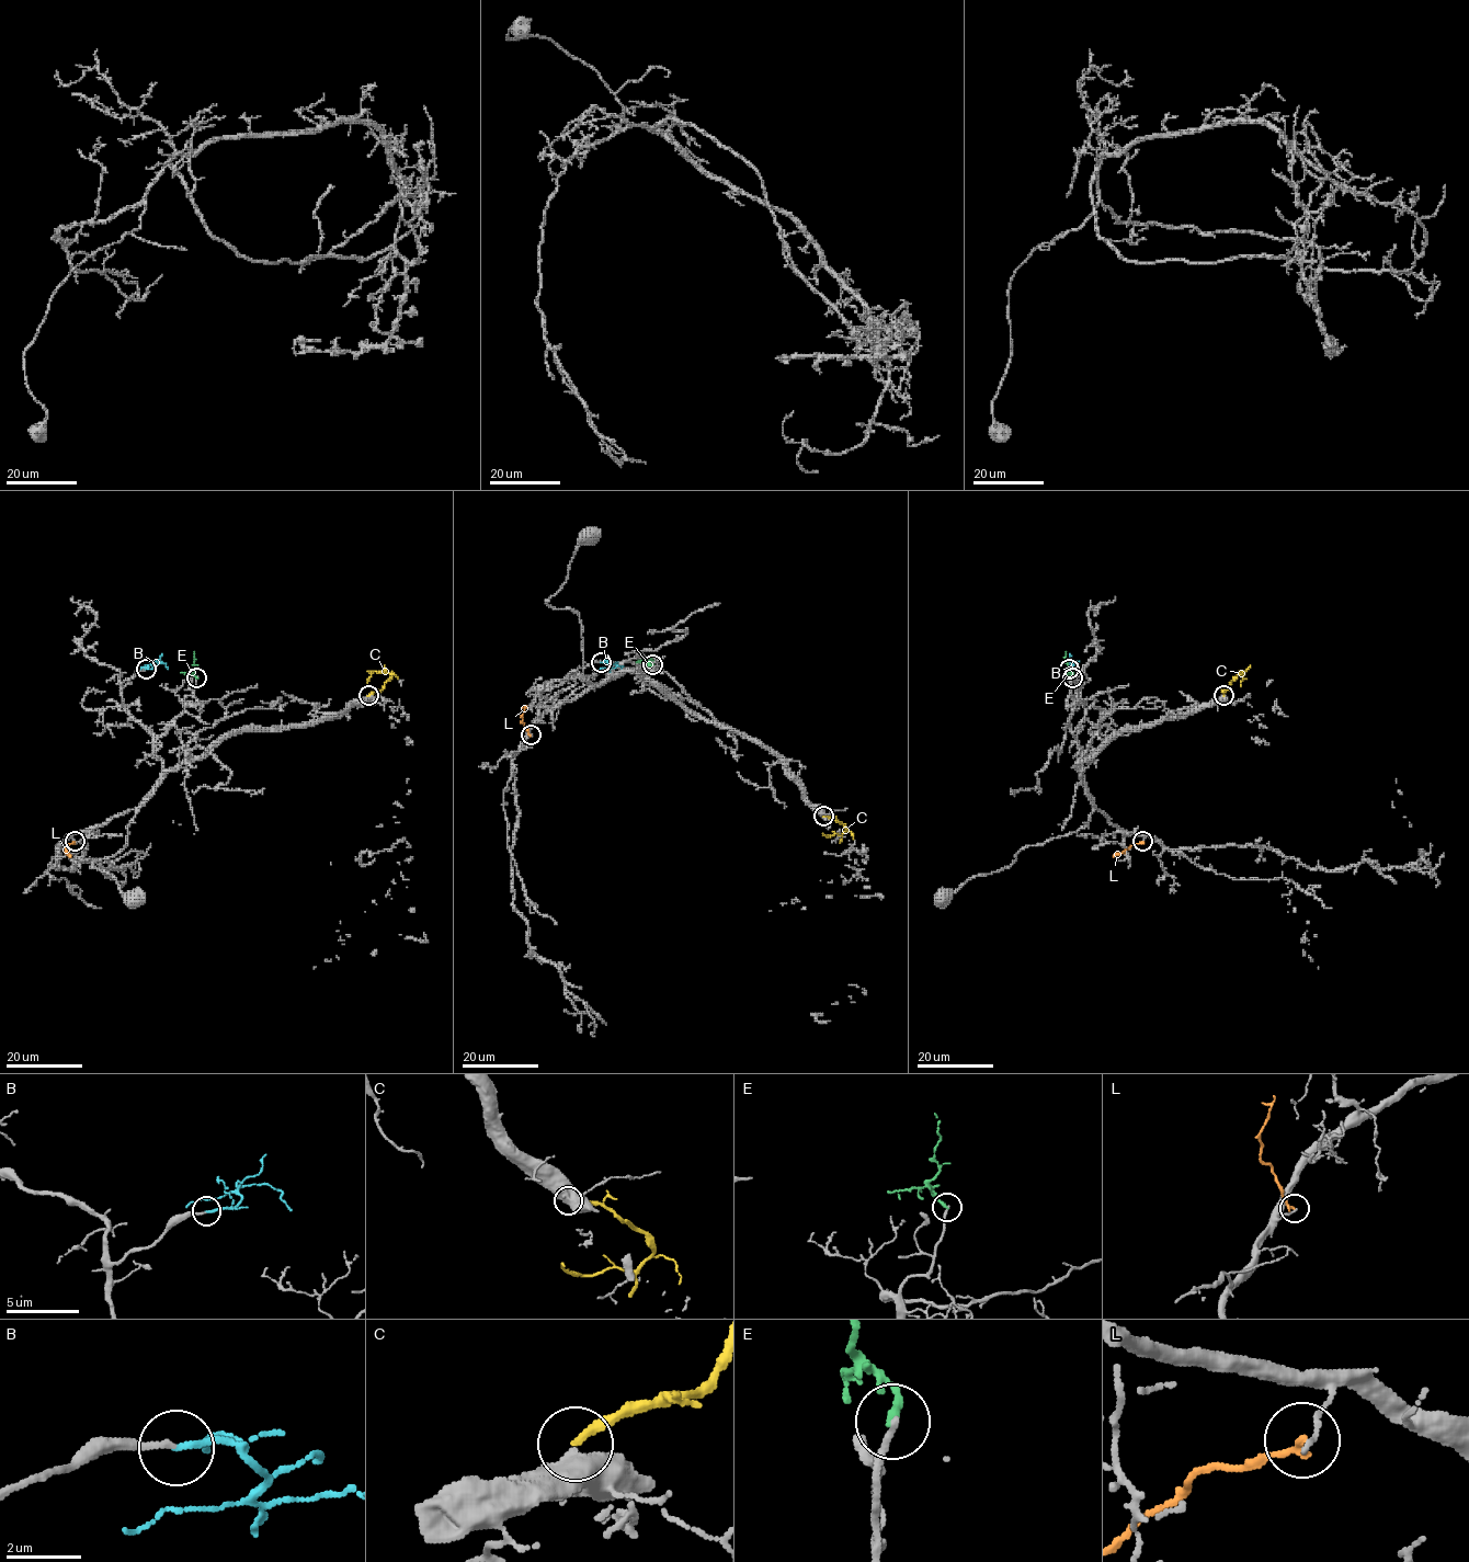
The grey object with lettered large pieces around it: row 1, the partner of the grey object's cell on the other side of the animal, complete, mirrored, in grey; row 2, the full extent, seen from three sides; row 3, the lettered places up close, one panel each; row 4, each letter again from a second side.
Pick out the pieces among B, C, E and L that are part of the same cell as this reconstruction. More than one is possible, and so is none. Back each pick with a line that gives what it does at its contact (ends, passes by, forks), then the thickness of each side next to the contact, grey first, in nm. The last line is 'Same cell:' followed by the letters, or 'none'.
B: it ends there; 160 nm thick on the grey side, 170 nm on the other
C: it ends there; 650 nm thick on the grey side, 220 nm on the other
Same cell: B, C

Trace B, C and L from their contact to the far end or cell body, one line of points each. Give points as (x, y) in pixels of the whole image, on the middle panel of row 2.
B: (602, 662), (611, 668), (624, 667)
C: (823, 817), (834, 818), (845, 830), (841, 834), (822, 833)
L: (531, 734), (522, 721), (525, 705)

